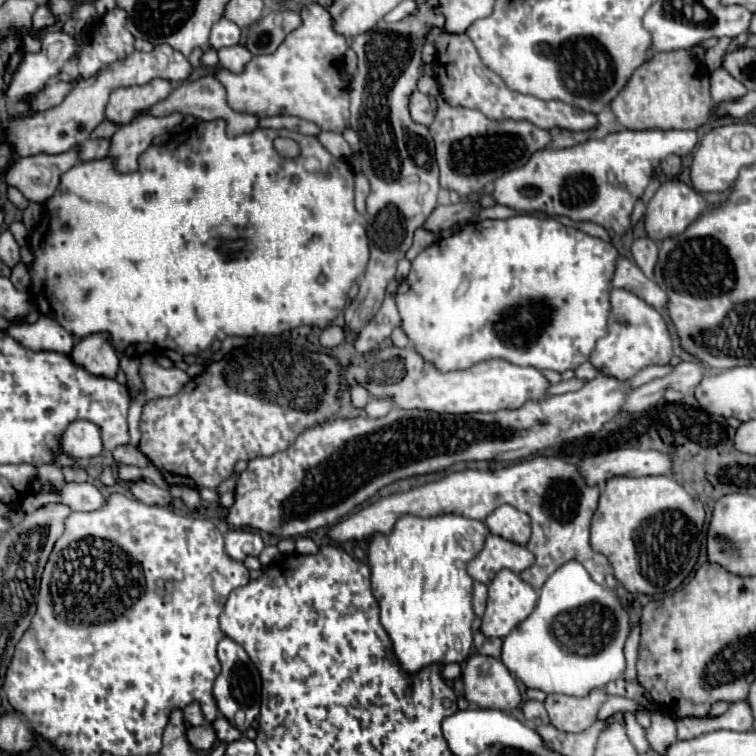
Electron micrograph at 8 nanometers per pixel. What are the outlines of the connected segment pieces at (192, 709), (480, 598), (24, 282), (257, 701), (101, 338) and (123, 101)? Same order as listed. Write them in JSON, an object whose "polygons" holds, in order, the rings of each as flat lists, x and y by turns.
{"polygons":[[[197,703,187,705,187,707,183,709,183,713,185,713,185,721,187,721,189,725,201,725,201,723,205,721,205,717,203,717,203,713,201,713,201,709,199,709]],[[475,583,473,609,475,609,477,617,483,617,483,613,485,613,485,601,487,601,487,585,485,583]],[[19,263,19,265,13,267,11,281,13,281,13,285,19,291,27,291,27,287,29,287,29,273,27,273,27,265,25,263]],[[225,637,219,645,217,645,217,657,221,661,221,673,217,675,215,683,213,683,213,697,217,701,219,711,233,723,233,715,237,709,243,709,247,715,247,725,251,725,251,721,257,717,259,713,259,705,261,705,261,679,259,673,255,669,255,665,251,663,249,655,245,653,245,649,241,645,237,645,235,641,231,641,229,637]],[[97,333,97,335,89,335,81,339,73,347,71,357,77,365,81,365,83,369,87,369,93,375,113,379,119,369,119,357,115,349,111,347,107,333]],[[153,79,149,85,135,85,135,87,125,87,117,89,111,93,109,103,107,103,107,119,127,125,139,111,149,109,151,105,159,103,171,93,171,83,165,79]]]}

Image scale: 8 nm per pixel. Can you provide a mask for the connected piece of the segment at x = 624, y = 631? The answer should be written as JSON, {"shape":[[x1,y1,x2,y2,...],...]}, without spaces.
{"shape":[[567,561,541,587,535,611,503,639,501,661,519,681,525,683,525,687,541,689,545,693,565,693,585,697,585,693,589,693,591,689,595,687,601,689,609,681,623,677,625,671,623,645,629,631,631,631,629,613,621,605,617,593,609,587,595,583,579,561]]}

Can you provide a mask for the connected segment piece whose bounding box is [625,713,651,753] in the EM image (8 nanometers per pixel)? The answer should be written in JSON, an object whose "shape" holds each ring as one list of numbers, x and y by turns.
{"shape":[[625,713,625,725,627,725,627,735,629,735,631,743,635,745,635,749,639,753,651,751,651,745,649,745,647,737,645,737,645,729,637,723,637,719,635,719,633,713]]}

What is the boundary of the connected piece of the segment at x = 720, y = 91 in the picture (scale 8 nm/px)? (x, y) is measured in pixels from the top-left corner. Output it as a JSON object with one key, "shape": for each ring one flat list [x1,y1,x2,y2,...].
{"shape":[[719,67,717,71,711,73,711,97,715,103,737,101,737,99,745,97,745,93,747,93,745,85,741,85,737,79,733,79,723,67]]}

